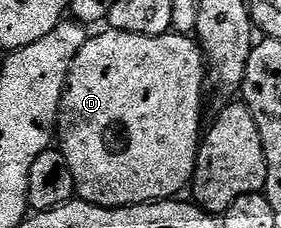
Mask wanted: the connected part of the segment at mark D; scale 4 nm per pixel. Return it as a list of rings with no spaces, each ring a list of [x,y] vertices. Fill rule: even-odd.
[[[114,31],[106,32],[107,33],[99,33],[96,35],[96,37],[95,34],[88,36],[85,47],[81,47],[81,51],[77,51],[77,55],[73,59],[73,63],[67,72],[67,86],[63,92],[61,107],[59,108],[59,119],[57,122],[57,141],[61,146],[61,151],[65,155],[65,159],[69,163],[69,171],[73,171],[76,194],[78,194],[82,200],[87,201],[90,205],[100,205],[102,209],[126,209],[128,205],[146,205],[148,203],[166,201],[168,199],[174,198],[176,195],[182,194],[179,193],[182,191],[182,189],[184,192],[184,190],[190,186],[191,179],[195,176],[195,160],[199,154],[199,142],[201,140],[201,134],[205,129],[205,121],[203,125],[203,88],[208,88],[209,74],[207,72],[206,64],[203,60],[203,51],[199,48],[199,43],[195,40],[194,36],[185,33],[177,33],[172,31],[166,33],[165,35],[150,37],[149,35],[133,35],[132,33],[116,33]]]

